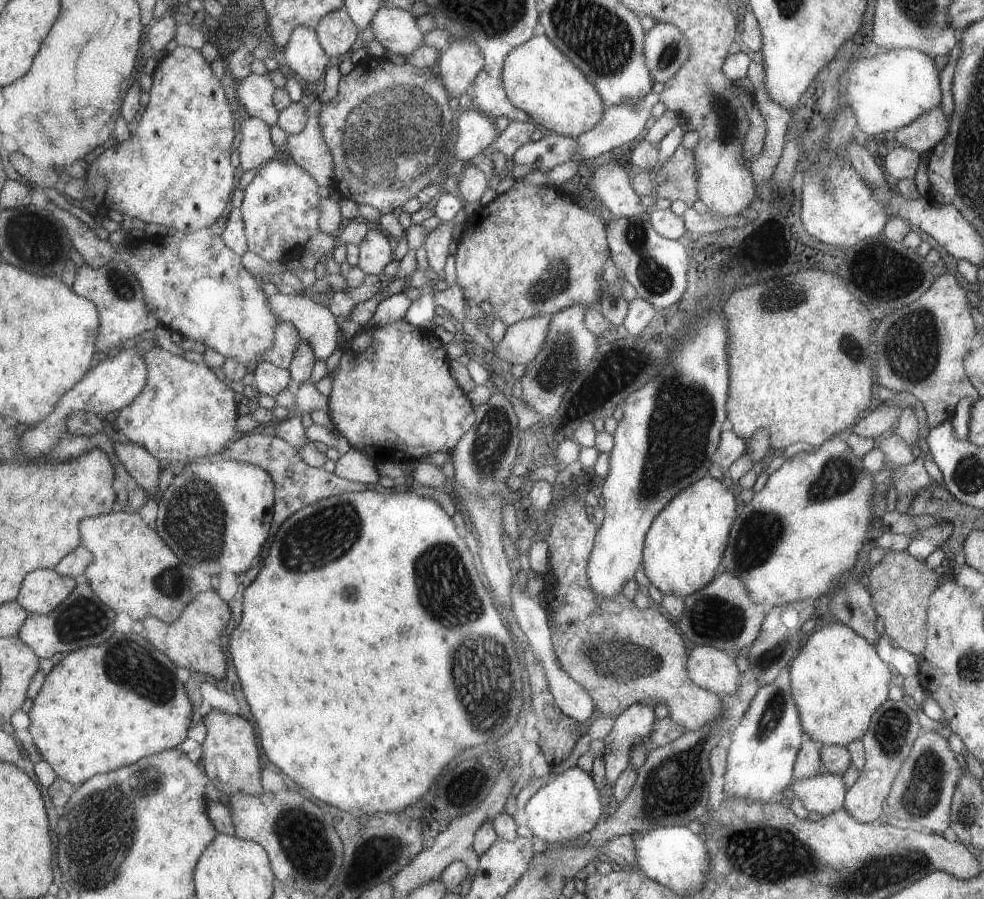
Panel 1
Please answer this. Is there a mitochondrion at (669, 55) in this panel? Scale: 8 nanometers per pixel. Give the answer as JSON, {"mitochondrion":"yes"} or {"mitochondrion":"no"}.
{"mitochondrion":"yes"}

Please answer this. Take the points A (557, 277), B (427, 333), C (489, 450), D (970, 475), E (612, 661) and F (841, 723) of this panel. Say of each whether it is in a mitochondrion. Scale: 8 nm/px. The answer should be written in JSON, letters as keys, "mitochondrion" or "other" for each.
{"A":"mitochondrion","B":"other","C":"mitochondrion","D":"mitochondrion","E":"mitochondrion","F":"other"}

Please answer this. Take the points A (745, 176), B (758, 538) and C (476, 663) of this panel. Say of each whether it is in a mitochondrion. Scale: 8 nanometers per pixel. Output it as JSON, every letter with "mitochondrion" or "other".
{"A":"other","B":"mitochondrion","C":"mitochondrion"}

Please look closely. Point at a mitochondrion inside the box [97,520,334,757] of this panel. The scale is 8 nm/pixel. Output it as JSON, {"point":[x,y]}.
{"point":[128,663]}

